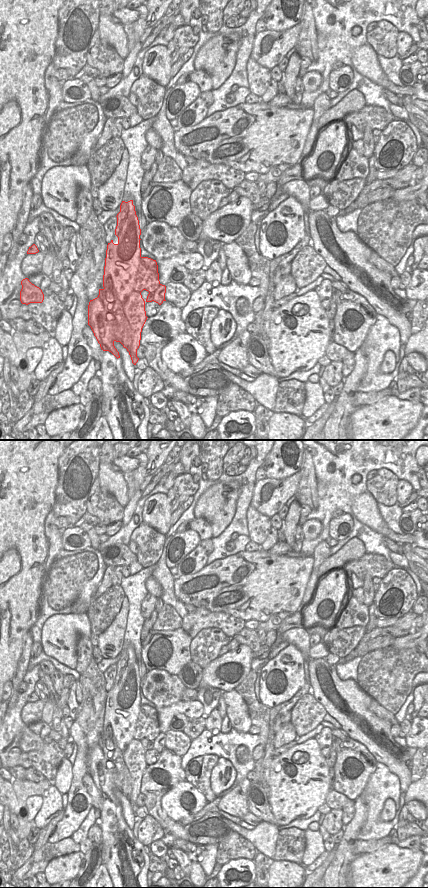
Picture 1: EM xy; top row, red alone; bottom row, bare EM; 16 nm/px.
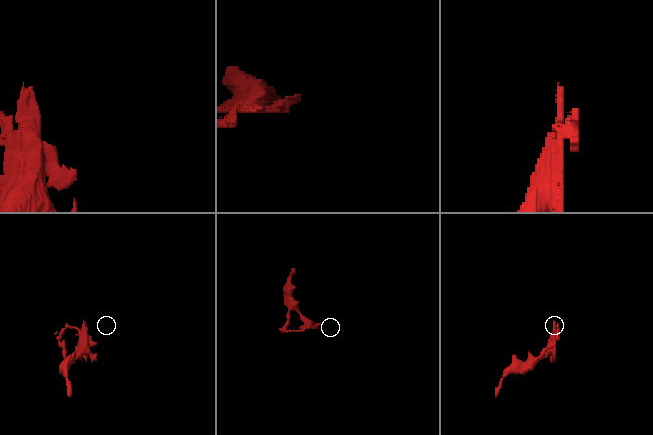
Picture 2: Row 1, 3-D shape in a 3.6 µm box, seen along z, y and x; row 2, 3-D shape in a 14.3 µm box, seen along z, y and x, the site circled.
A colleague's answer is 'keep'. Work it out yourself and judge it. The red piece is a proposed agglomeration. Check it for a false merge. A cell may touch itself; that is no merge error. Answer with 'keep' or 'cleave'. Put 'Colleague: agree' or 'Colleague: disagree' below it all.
cleave
Colleague: disagree

